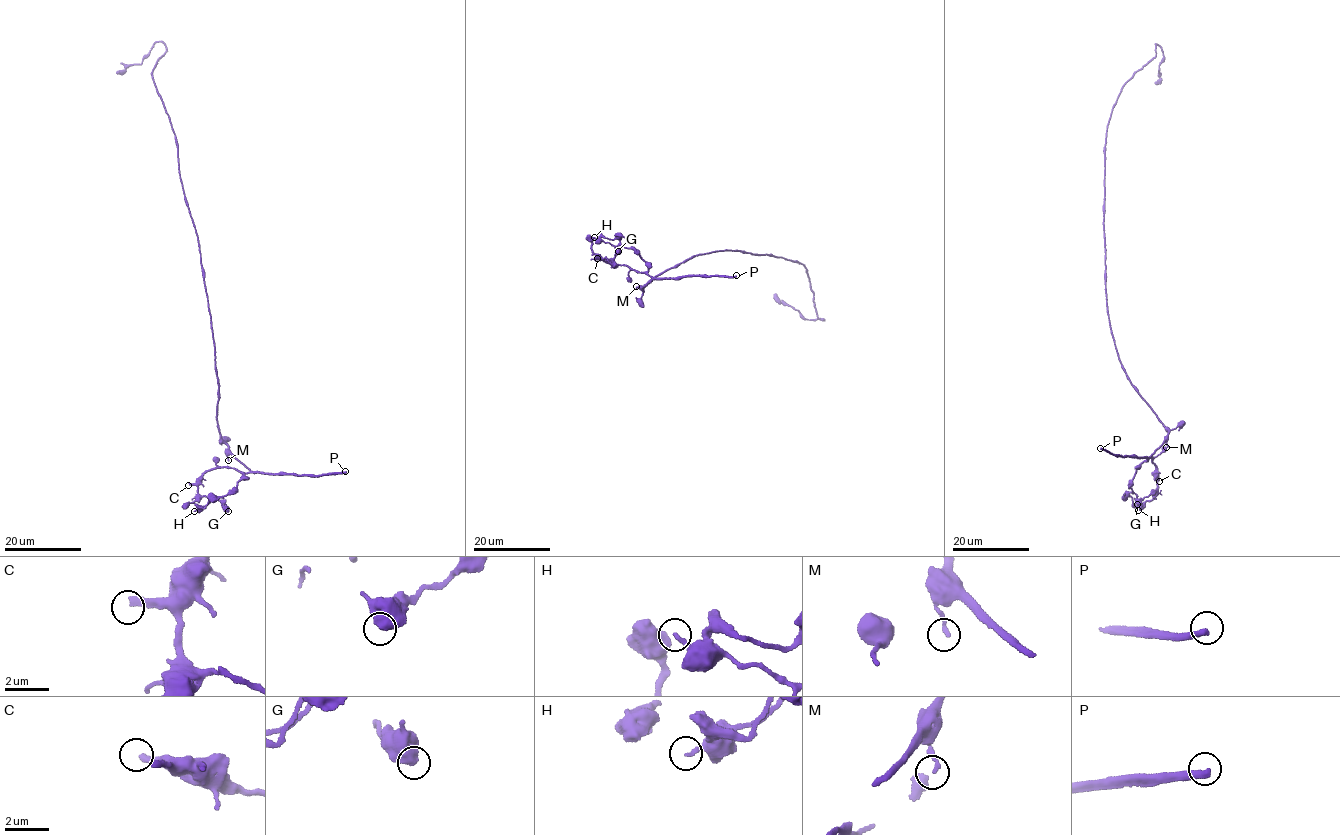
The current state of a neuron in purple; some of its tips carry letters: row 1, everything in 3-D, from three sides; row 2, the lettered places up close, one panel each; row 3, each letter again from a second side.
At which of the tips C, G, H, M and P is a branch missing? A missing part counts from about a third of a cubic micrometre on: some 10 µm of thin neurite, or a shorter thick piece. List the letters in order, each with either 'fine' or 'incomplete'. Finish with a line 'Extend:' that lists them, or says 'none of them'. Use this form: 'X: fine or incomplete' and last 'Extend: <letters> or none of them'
C: incomplete
G: fine
H: fine
M: fine
P: incomplete
Extend: C, P

